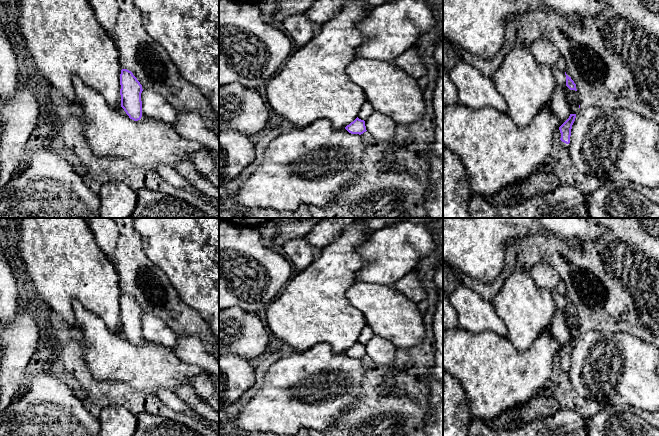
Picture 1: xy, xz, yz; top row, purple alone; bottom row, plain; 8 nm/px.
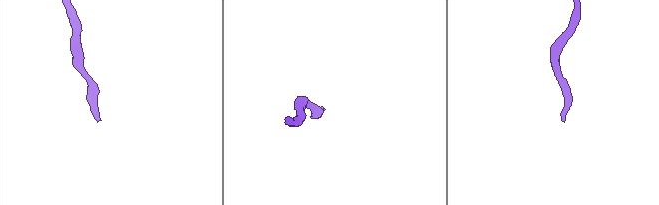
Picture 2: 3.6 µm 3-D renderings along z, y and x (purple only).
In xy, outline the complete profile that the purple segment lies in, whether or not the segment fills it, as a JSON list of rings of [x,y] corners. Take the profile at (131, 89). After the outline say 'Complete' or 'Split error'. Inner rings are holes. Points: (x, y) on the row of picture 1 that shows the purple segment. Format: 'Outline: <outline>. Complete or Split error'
Outline: [[[127,69],[121,70],[120,85],[121,107],[130,119],[140,120],[142,117],[142,85],[133,73]]]. Complete

